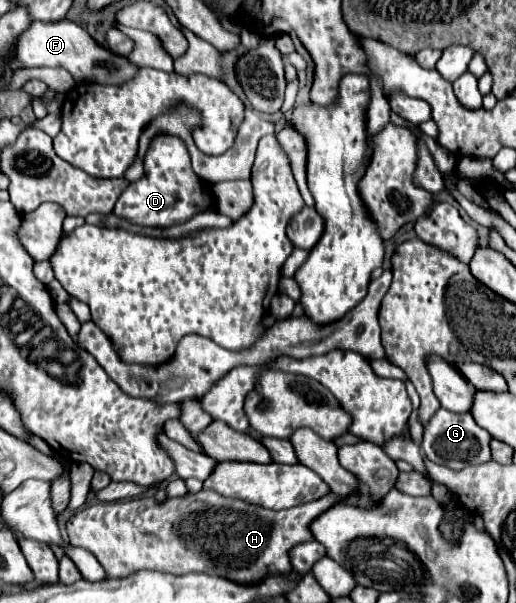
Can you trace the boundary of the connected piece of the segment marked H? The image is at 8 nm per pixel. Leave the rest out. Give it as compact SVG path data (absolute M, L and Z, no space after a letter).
M201 489L199 493L187 493L183 497L167 497L163 503L157 503L153 497L97 503L75 513L67 521L67 533L69 543L89 549L111 579L129 577L135 571L151 569L173 575L217 573L219 577L229 577L229 581L261 581L265 573L289 573L289 549L303 541L313 541L309 531L311 521L327 511L333 503L337 503L337 499L337 495L329 493L317 501L297 505L293 509L273 511L259 505L249 505L241 499L221 497L209 489Z

